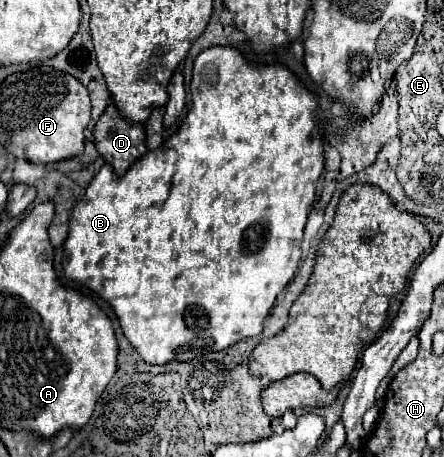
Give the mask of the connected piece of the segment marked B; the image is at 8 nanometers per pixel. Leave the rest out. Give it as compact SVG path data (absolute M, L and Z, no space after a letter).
M214 46L198 54L192 70L192 108L182 120L176 134L172 134L162 148L142 156L124 176L116 176L110 166L102 166L86 188L86 194L76 202L70 216L70 230L64 242L64 252L68 256L68 266L64 276L68 280L84 284L88 290L96 292L106 300L124 332L128 342L136 348L148 364L166 364L172 360L188 362L198 354L224 350L244 338L258 336L262 332L264 318L268 316L276 296L286 288L300 262L300 240L306 224L308 210L316 200L316 182L324 172L324 136L317 125L316 110L318 98L300 86L298 78L284 66L252 66L248 64L236 48Z

